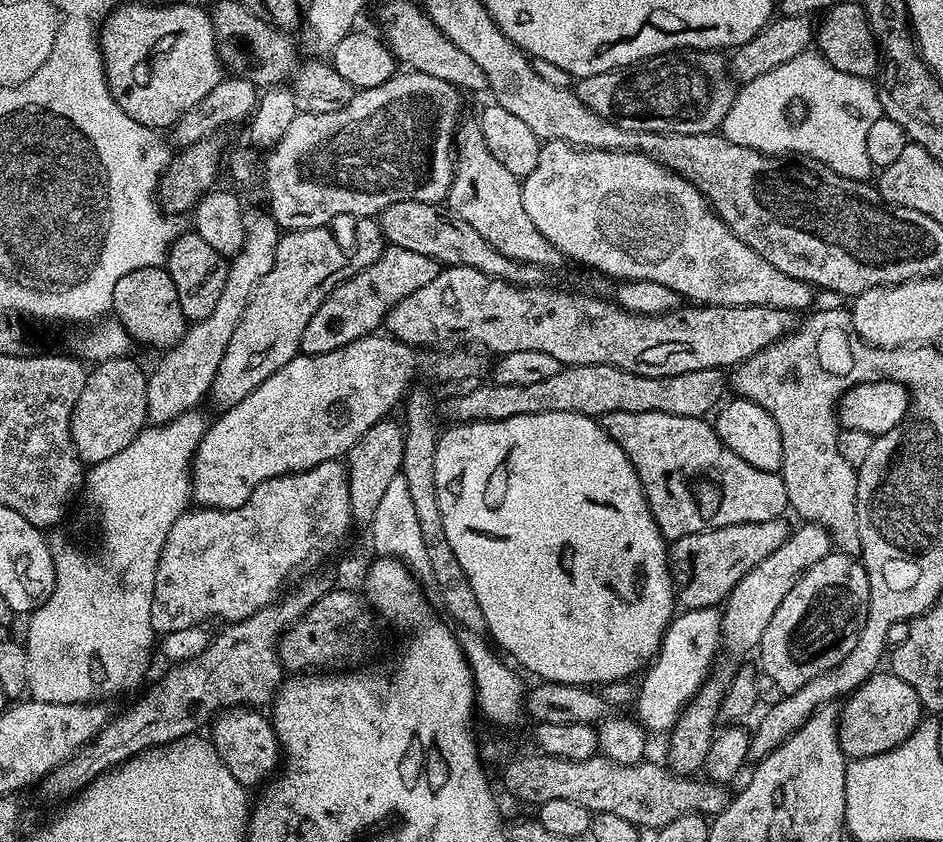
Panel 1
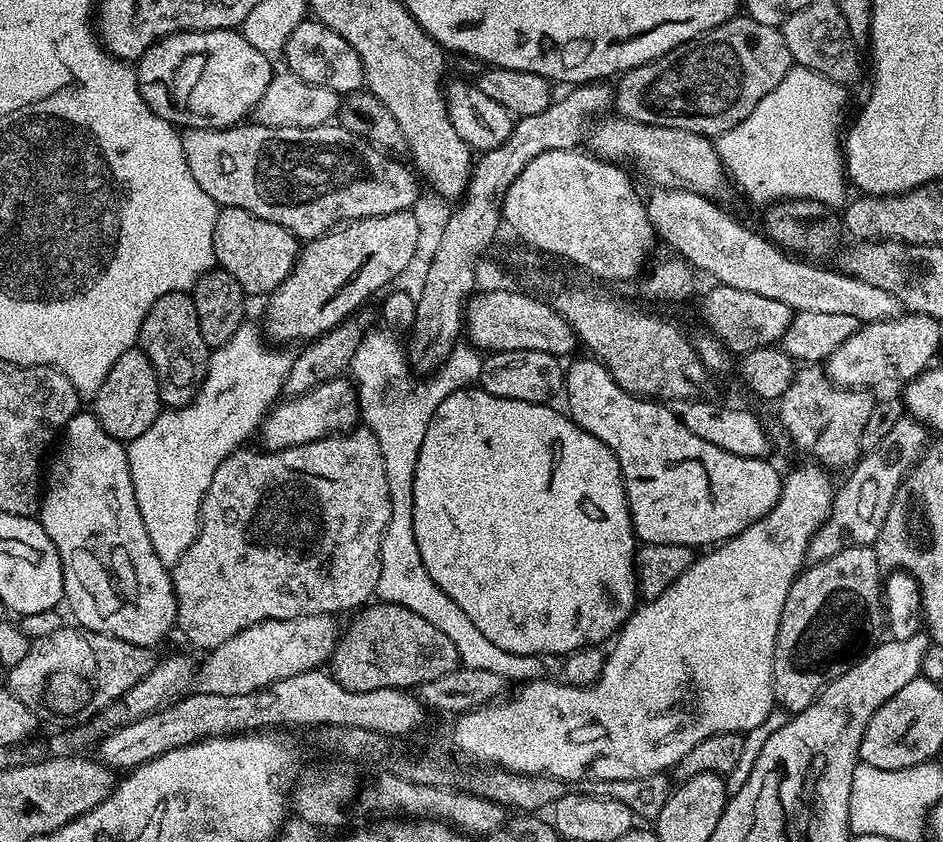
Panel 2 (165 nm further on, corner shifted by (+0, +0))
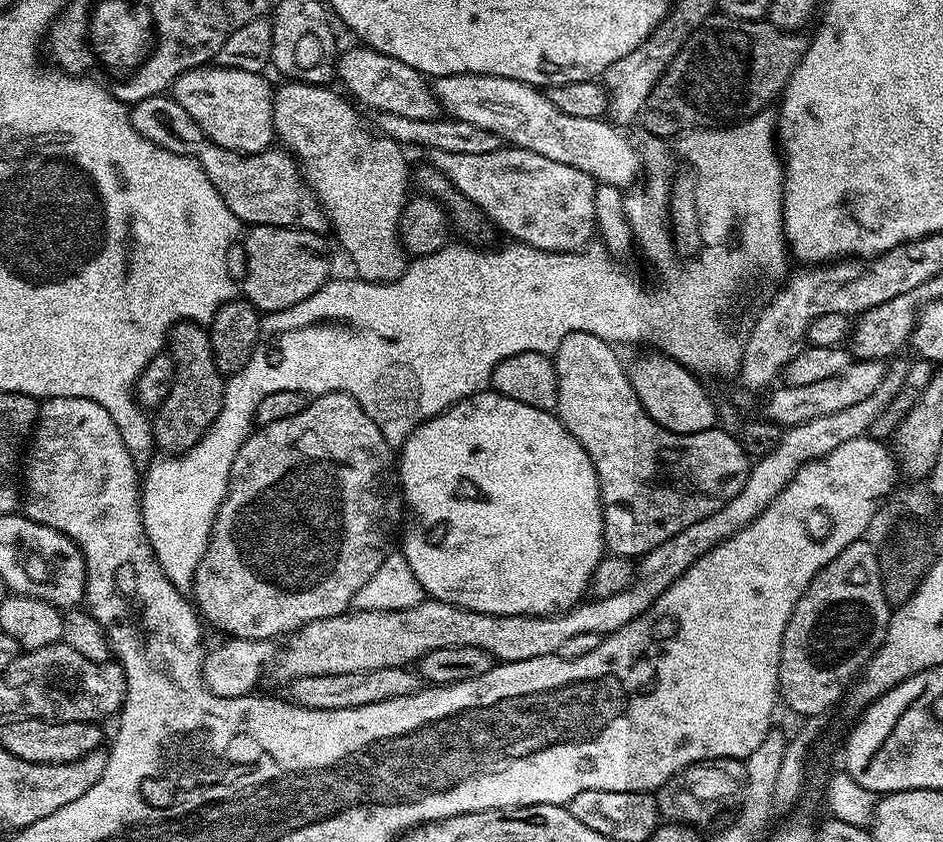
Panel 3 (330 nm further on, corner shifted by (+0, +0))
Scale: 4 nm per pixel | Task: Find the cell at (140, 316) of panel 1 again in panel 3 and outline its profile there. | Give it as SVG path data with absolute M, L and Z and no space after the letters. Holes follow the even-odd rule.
M191 322L174 325L168 333L166 348L176 364L174 382L170 386L170 394L166 394L151 417L152 438L161 453L179 454L189 452L200 441L202 434L206 434L214 418L218 418L218 410L222 410L226 380L214 362L207 327Z

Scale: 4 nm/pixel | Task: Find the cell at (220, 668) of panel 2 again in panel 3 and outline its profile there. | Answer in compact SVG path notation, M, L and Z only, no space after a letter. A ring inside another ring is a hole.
M904 358L893 359L887 365L878 390L874 390L874 394L870 394L870 398L866 398L866 402L857 402L847 410L837 410L835 414L822 414L822 418L810 418L810 422L795 424L792 428L784 428L781 431L778 446L774 446L774 450L759 457L749 467L748 477L742 490L738 490L738 494L734 494L734 498L730 498L730 502L726 502L726 506L722 506L722 510L710 514L710 518L702 518L702 522L694 522L694 526L686 526L686 530L682 530L682 534L674 534L674 538L666 538L666 542L662 542L662 546L654 546L654 550L639 557L632 581L630 586L626 586L626 590L622 590L618 594L610 594L610 598L585 599L570 610L554 616L482 614L431 598L425 598L418 606L407 608L401 612L357 612L352 610L343 616L331 616L322 618L318 622L303 624L301 628L291 633L286 640L288 645L282 648L271 665L270 676L272 672L273 682L280 686L286 686L291 680L318 674L354 674L358 670L403 668L413 662L419 662L423 656L430 654L430 650L446 650L446 646L478 646L478 650L486 650L486 654L490 654L493 661L526 662L526 658L542 658L559 654L565 642L570 638L575 638L577 634L598 634L603 638L612 632L622 630L622 626L634 622L634 618L638 618L643 612L648 611L661 594L670 590L670 586L674 586L674 582L678 582L678 578L682 578L682 574L686 574L686 570L690 570L690 566L694 566L694 562L698 562L698 558L702 558L710 550L714 550L714 546L726 542L750 522L754 522L754 518L758 518L758 514L762 514L762 510L766 510L766 506L770 506L770 502L774 502L774 498L778 498L778 494L782 494L784 487L792 481L794 474L802 465L810 463L811 460L821 460L826 454L830 454L830 450L838 450L838 446L842 446L842 442L850 442L859 436L867 436L870 426L874 426L874 418L878 418L878 414L886 408L886 402L890 402L890 398L894 398L894 394L898 394L898 390L902 390L902 382L906 382L909 361L900 359Z

